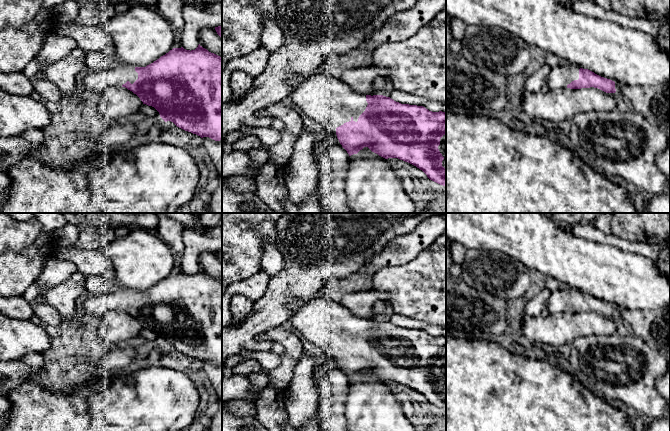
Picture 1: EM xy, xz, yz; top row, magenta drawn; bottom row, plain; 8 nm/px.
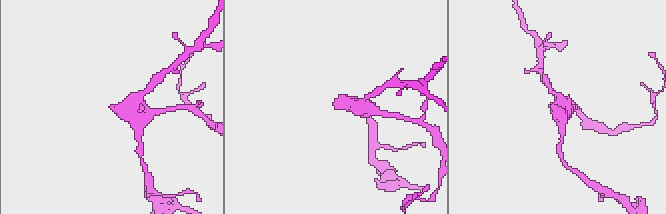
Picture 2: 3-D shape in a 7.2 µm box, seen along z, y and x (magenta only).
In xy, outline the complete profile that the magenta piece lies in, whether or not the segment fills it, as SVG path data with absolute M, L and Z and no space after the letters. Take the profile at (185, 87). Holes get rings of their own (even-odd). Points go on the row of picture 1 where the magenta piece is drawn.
M200 44L191 51L183 47L173 48L146 67L119 63L111 70L90 72L83 78L82 85L87 94L100 94L111 86L125 87L136 94L143 104L154 107L165 122L171 121L177 127L201 138L222 140L222 58L209 52Z

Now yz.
M567 62L552 67L546 78L546 83L550 90L594 87L606 93L616 92L614 81Z

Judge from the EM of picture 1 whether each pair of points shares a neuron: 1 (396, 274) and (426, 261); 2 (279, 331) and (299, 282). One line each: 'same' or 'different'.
1: same
2: different

